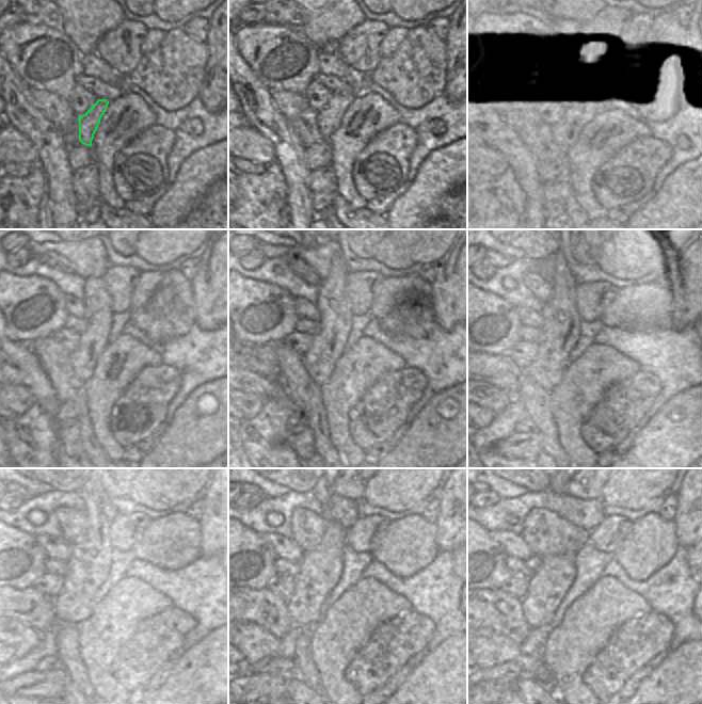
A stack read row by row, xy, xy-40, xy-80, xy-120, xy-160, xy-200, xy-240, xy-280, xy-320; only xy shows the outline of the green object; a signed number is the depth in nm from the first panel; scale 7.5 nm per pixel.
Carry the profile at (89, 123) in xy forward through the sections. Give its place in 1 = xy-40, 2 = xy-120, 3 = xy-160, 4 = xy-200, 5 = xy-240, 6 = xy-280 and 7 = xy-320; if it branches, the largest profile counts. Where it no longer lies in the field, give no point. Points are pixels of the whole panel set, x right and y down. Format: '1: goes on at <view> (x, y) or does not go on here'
1: goes on at xy-40 (329, 118)
2: goes on at xy-120 (98, 314)
3: goes on at xy-160 (335, 320)
4: goes on at xy-200 (571, 315)
5: goes on at xy-240 (88, 565)
6: goes on at xy-280 (319, 570)
7: goes on at xy-320 (553, 575)

